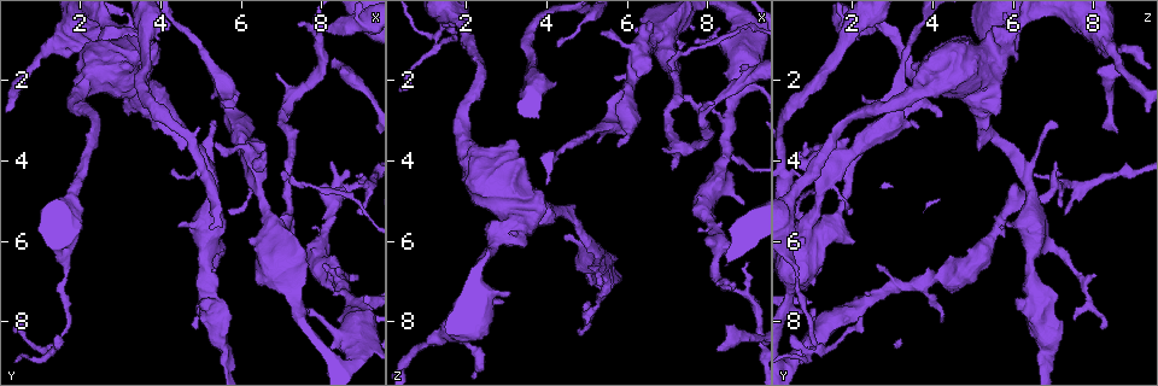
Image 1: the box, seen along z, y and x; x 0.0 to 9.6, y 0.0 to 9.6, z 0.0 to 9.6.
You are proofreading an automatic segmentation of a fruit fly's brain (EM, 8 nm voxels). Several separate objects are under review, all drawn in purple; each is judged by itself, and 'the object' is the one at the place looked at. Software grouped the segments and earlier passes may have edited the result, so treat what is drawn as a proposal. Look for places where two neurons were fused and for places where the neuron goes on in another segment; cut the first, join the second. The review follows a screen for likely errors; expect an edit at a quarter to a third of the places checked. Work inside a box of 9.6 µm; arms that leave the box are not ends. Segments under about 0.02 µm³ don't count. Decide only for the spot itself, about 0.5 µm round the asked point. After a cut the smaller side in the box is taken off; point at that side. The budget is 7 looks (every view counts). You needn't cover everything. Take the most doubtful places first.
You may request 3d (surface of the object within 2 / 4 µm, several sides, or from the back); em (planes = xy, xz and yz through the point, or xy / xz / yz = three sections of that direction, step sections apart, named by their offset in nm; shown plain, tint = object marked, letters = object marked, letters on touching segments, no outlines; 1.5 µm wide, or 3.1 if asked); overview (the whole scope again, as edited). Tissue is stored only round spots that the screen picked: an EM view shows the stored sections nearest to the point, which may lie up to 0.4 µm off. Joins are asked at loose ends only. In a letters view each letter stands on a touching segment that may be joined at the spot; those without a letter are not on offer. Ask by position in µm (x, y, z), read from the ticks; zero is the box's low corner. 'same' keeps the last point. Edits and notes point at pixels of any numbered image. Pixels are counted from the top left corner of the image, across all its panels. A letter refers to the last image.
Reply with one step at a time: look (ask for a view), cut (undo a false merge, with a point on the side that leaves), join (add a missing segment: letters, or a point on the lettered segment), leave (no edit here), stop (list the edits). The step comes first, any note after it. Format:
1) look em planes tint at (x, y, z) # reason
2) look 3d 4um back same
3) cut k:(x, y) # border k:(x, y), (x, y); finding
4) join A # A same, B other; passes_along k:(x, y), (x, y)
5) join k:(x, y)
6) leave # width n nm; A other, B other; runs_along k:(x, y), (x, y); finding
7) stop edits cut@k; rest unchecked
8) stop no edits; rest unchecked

look em planes letters at (7.20, 4.40, 1.90) # abrupt turn

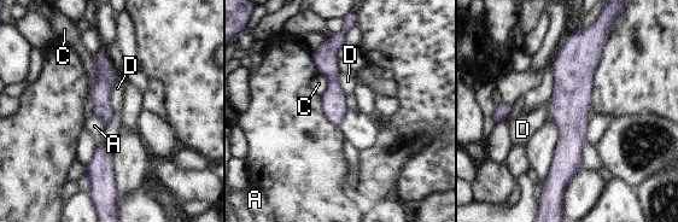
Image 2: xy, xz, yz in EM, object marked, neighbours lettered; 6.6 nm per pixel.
leave # A other, C other, D other; runs_along 2:(578, 36), (572, 139), (559, 180); all the same neuron

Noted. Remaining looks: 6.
look 3d 2um at (5.05, 8.00, 7.55) # an open end

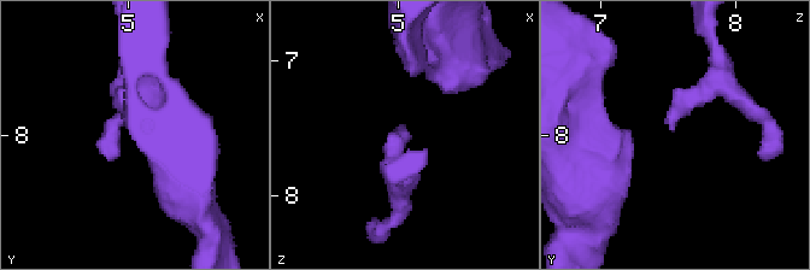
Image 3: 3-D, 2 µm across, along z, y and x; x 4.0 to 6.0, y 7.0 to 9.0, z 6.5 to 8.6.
look em planes plain at (5.06, 7.96, 7.52)

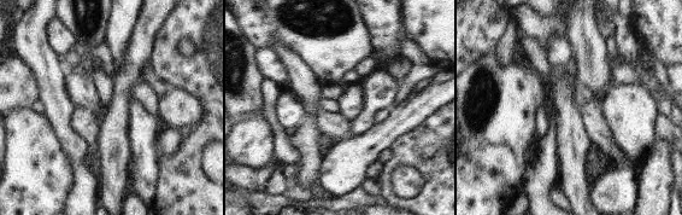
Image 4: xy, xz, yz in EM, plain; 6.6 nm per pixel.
look em planes letters same

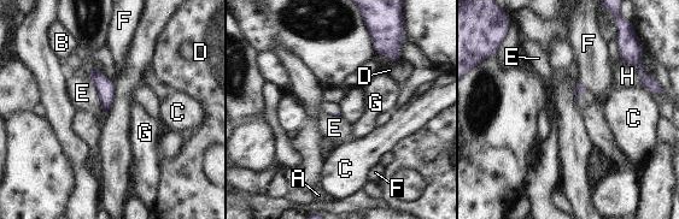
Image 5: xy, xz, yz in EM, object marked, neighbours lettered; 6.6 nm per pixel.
leave # A other, B other, C other, D other, E other, F other, G other, H other; border 5:(89, 80), (105, 113); no lettered segment goes on from it

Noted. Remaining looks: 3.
look 3d 4um at (4.30, 4.20, 1.15) # thin end

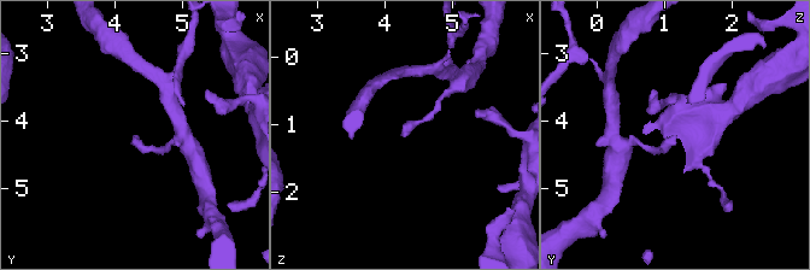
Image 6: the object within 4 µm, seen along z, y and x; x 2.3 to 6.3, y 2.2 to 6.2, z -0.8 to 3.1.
look em planes letters at (4.30, 4.20, 1.10) # now the EM

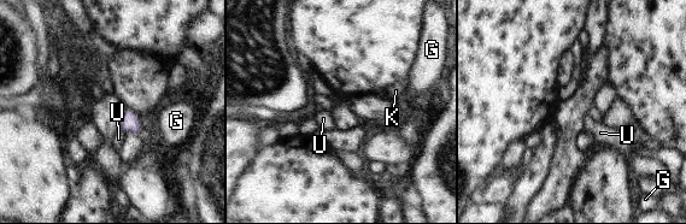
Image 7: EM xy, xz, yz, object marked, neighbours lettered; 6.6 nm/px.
leave # G other, K other, U other; border 7:(119, 128), (125, 133); no lettered segment goes on from it

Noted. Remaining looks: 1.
stop no edits; rest unchecked

